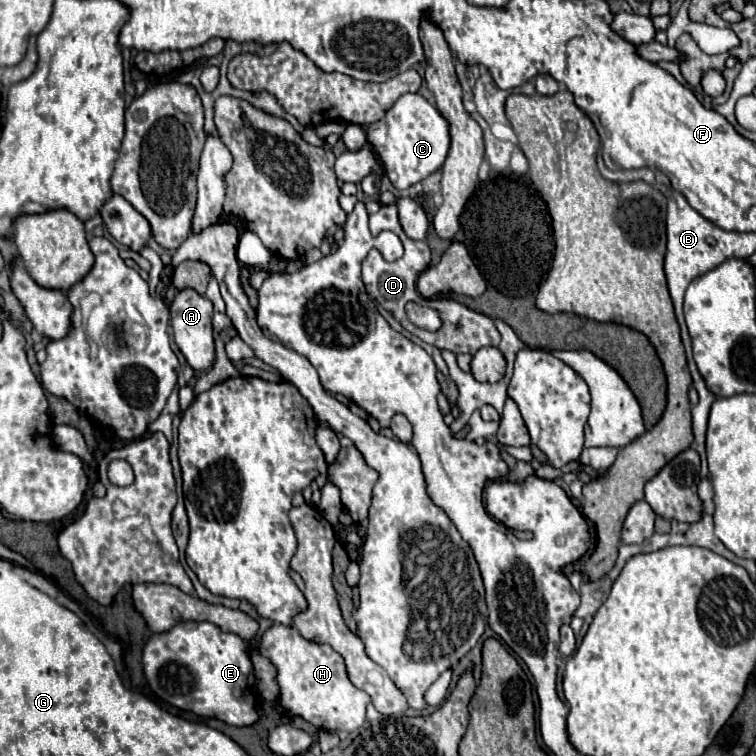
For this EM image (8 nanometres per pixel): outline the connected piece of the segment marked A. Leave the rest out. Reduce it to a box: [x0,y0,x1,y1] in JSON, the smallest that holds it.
[170,289,214,371]

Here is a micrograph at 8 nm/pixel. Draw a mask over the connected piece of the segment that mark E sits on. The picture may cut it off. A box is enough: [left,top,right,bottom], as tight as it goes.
[144,621,258,727]

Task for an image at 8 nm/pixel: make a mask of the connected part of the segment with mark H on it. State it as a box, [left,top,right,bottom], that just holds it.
[260,623,370,731]

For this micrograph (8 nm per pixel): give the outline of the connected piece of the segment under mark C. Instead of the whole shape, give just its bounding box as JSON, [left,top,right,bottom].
[362,93,450,189]

